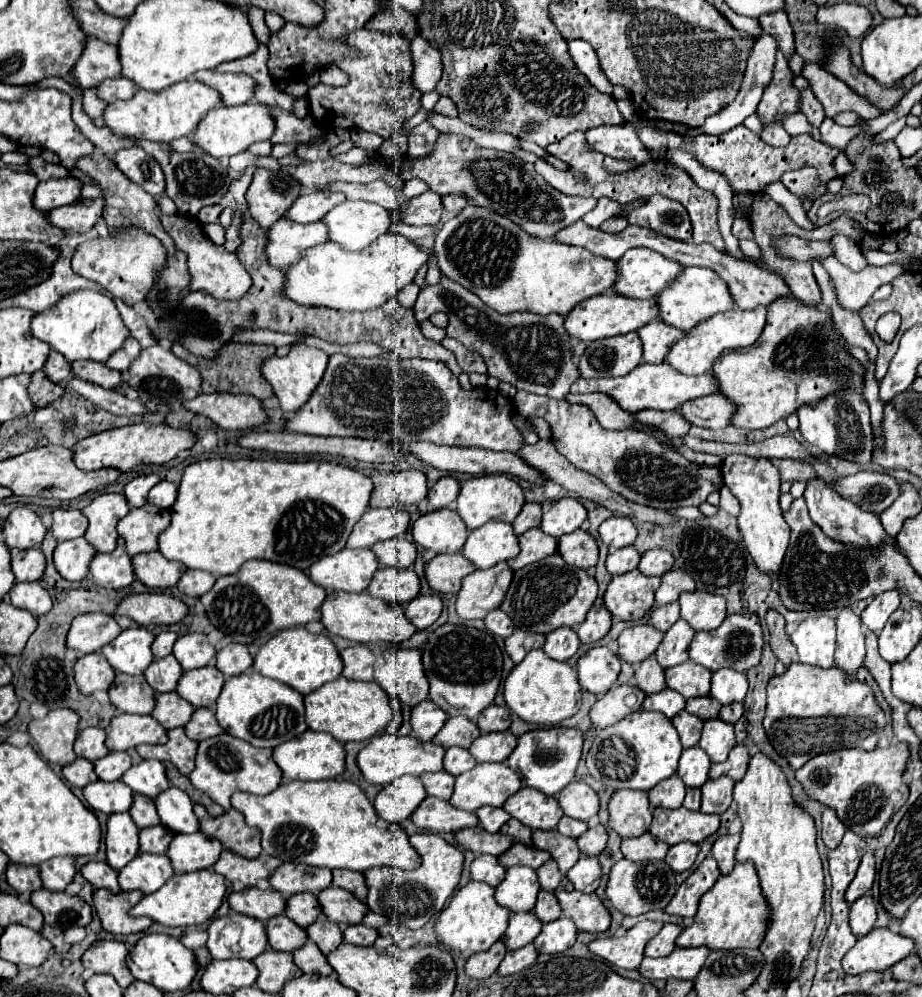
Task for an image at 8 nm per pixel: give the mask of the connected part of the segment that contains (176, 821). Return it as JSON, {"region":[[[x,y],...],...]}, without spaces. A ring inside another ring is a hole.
{"region":[[[169,787],[155,799],[157,813],[161,817],[161,825],[173,829],[173,833],[195,833],[199,831],[197,817],[193,813],[193,803],[177,787]]]}

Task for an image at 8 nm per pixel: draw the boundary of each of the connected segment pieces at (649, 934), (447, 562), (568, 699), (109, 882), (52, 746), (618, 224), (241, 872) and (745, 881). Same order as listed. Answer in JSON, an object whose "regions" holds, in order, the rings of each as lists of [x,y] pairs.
{"regions":[[[[641,921],[621,937],[595,939],[589,943],[591,953],[615,963],[623,969],[635,969],[645,957],[645,945],[661,931],[661,921]]],[[[435,555],[427,565],[425,565],[425,577],[429,587],[439,593],[457,593],[461,589],[463,577],[473,573],[475,567],[461,555]]],[[[543,649],[529,651],[527,657],[513,667],[505,679],[503,697],[507,707],[517,713],[523,721],[535,725],[557,725],[573,717],[581,707],[581,685],[577,673],[561,661],[555,661],[545,655]]],[[[91,861],[81,867],[83,877],[95,887],[95,889],[109,889],[113,893],[119,893],[119,883],[117,883],[117,871],[111,869],[105,861]]],[[[53,709],[45,719],[29,723],[29,733],[45,761],[69,765],[77,759],[73,751],[73,743],[77,739],[77,721],[79,715],[71,709]]],[[[611,217],[611,219],[603,221],[599,229],[607,231],[607,233],[621,233],[625,227],[627,227],[627,219],[625,217]]],[[[223,851],[217,859],[217,863],[211,867],[219,875],[223,875],[227,881],[241,881],[241,883],[257,883],[257,879],[267,879],[275,867],[281,865],[281,859],[269,857],[267,853],[261,853],[255,859],[245,859],[233,851]]],[[[745,861],[745,863],[737,863],[733,867],[733,871],[729,875],[721,875],[717,879],[717,883],[701,897],[699,901],[699,911],[695,915],[695,921],[693,925],[685,927],[681,931],[681,935],[677,937],[677,945],[679,947],[699,947],[699,945],[705,945],[709,949],[737,949],[737,947],[757,947],[761,945],[761,939],[765,937],[767,933],[767,927],[769,927],[769,903],[761,891],[761,885],[759,885],[759,877],[757,877],[757,871],[753,867],[751,861]]]]}

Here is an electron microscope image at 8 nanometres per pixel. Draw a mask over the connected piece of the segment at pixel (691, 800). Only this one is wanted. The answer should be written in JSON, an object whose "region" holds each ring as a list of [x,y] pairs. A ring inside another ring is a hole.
{"region":[[[687,789],[683,807],[685,807],[685,809],[693,809],[693,811],[697,811],[699,805],[701,805],[701,791],[699,791],[699,789]]]}

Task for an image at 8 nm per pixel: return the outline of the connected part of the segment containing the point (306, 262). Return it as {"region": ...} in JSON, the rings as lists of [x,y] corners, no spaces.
{"region":[[[385,233],[369,249],[361,251],[345,251],[337,243],[325,243],[309,249],[297,265],[287,269],[285,295],[299,305],[325,305],[341,311],[377,309],[413,283],[417,271],[429,259],[427,251],[397,233]]]}

